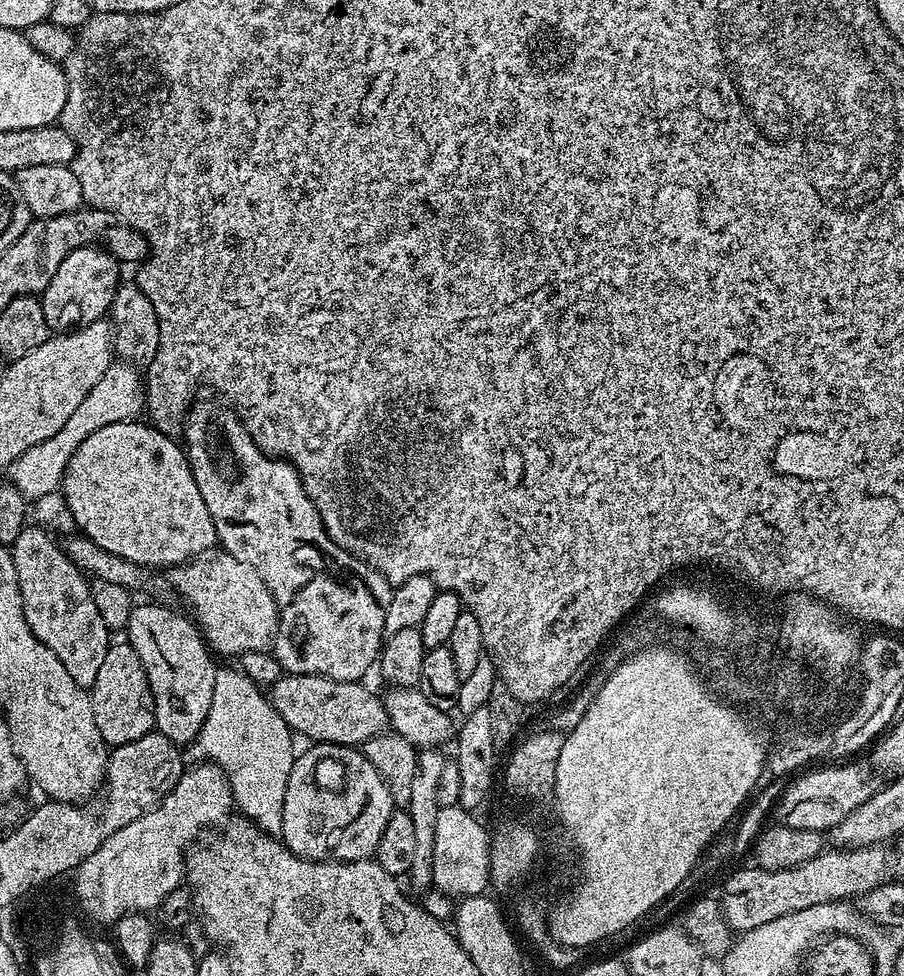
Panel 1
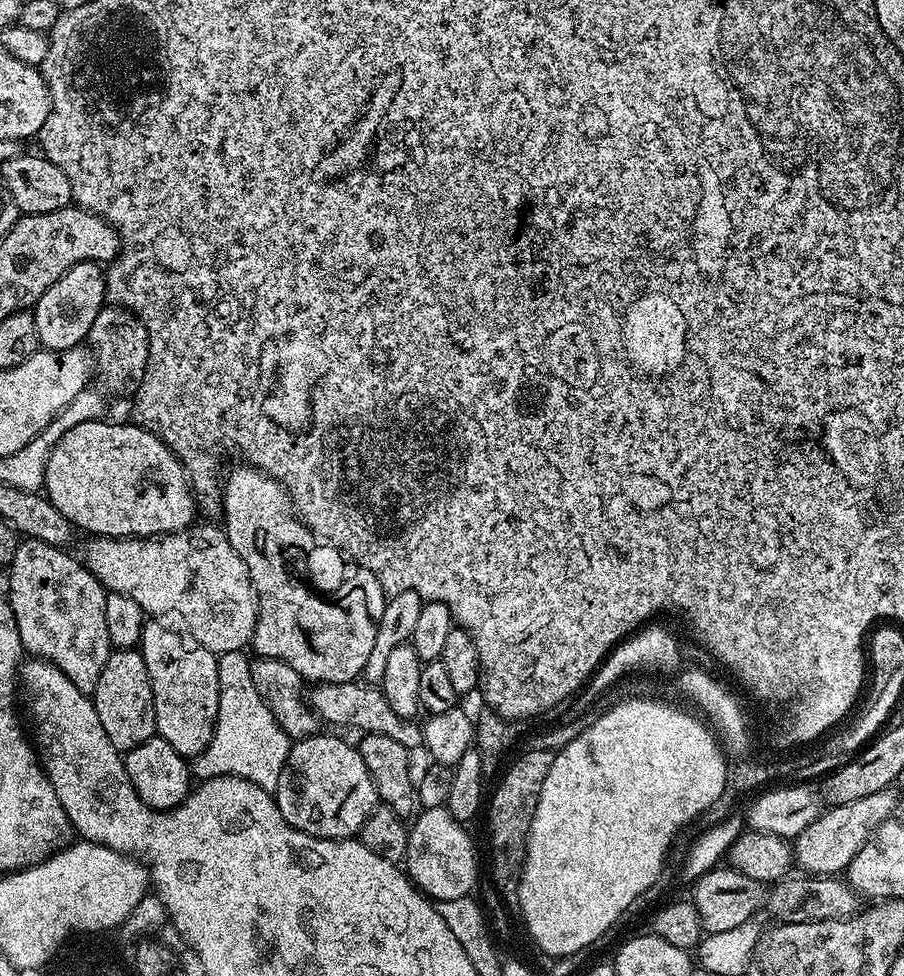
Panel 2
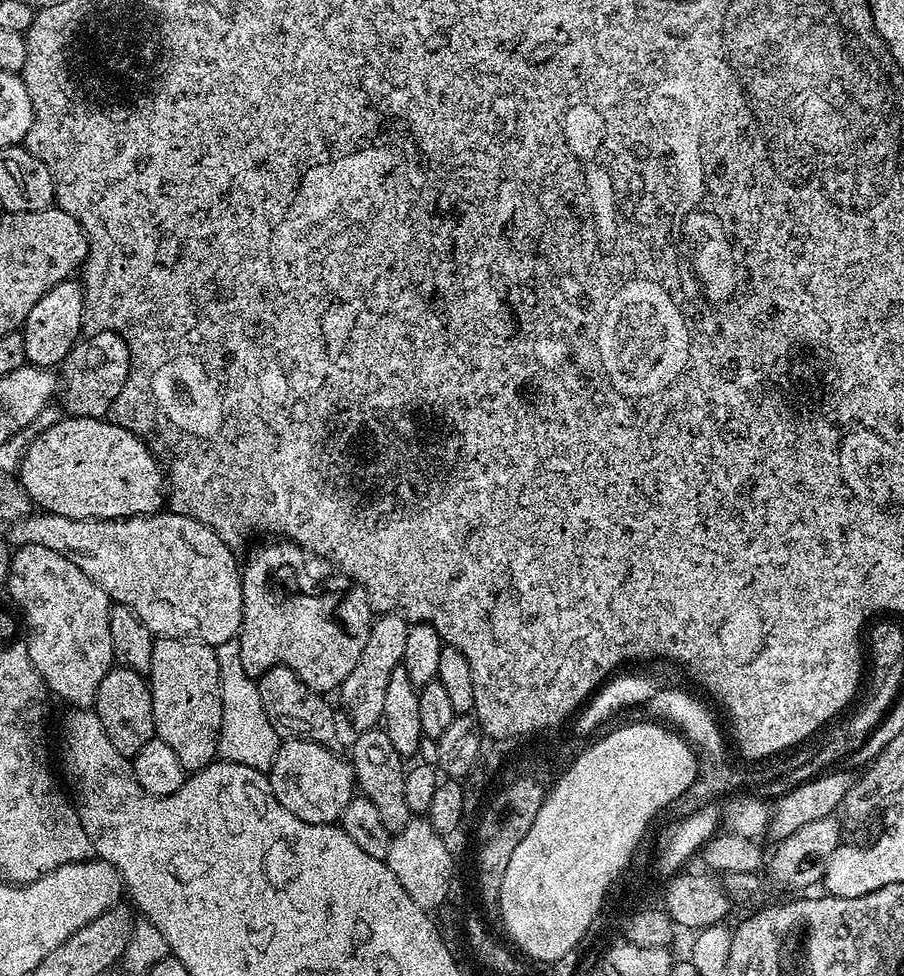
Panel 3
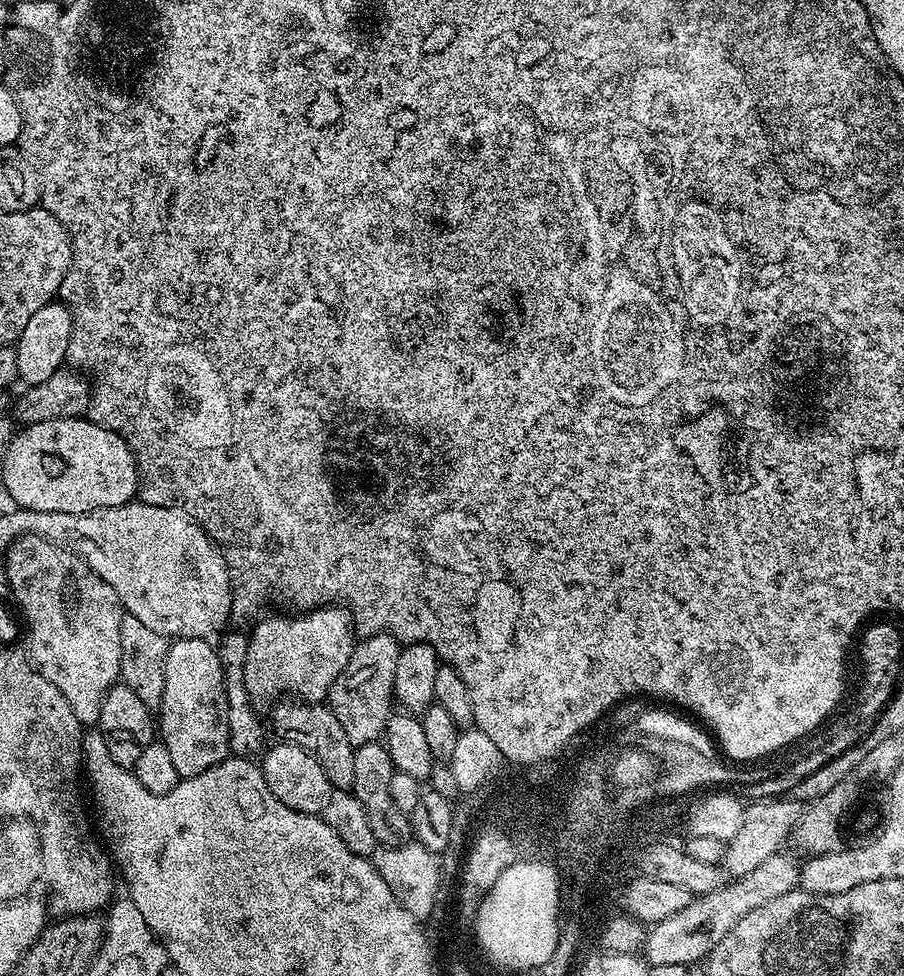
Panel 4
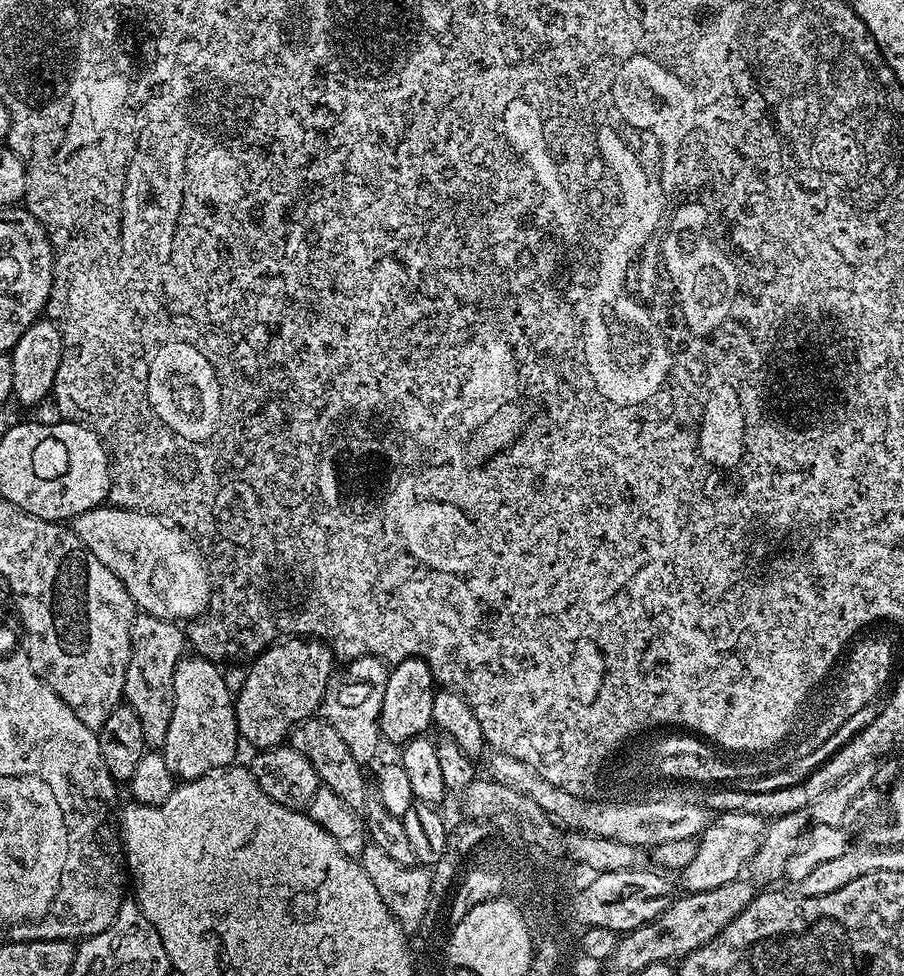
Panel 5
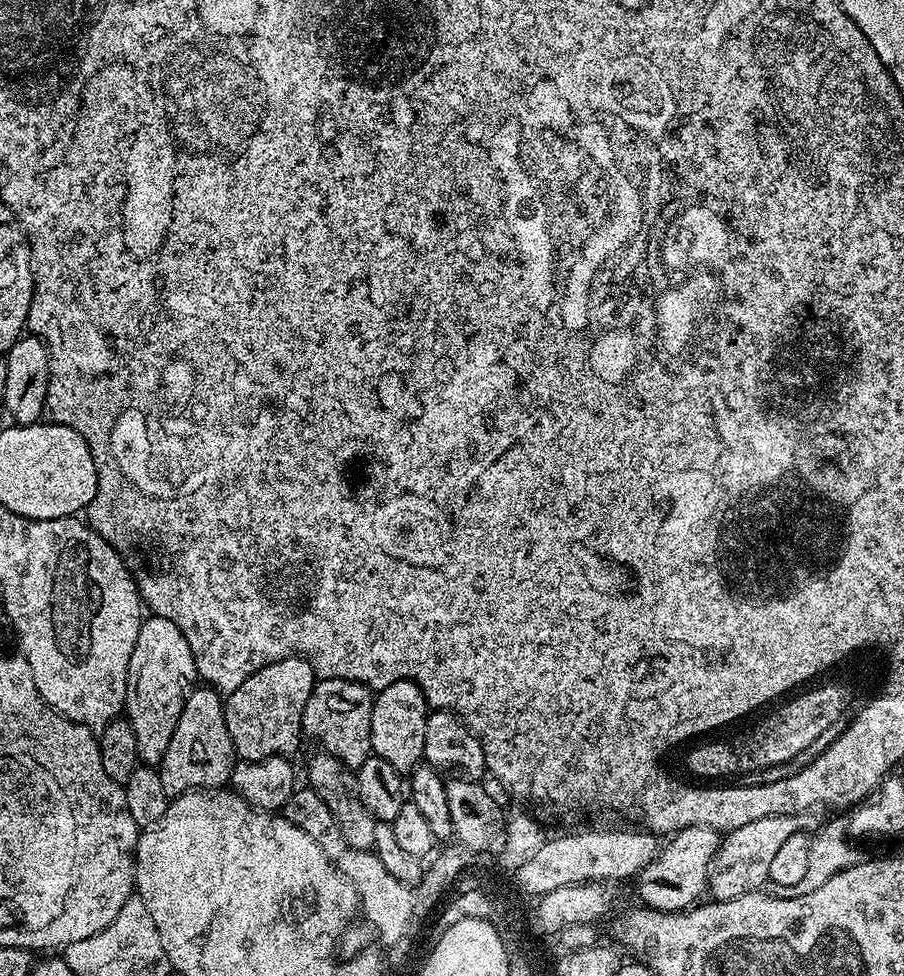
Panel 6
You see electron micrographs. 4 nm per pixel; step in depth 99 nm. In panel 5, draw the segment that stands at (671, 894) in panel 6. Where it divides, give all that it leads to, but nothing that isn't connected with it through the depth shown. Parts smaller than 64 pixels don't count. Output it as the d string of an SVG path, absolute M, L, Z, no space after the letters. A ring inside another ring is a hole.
M721 812L698 837L697 854L679 873L685 893L714 890L714 886L726 886L726 882L741 879L740 872L749 867L758 850L766 827L765 817L745 812Z

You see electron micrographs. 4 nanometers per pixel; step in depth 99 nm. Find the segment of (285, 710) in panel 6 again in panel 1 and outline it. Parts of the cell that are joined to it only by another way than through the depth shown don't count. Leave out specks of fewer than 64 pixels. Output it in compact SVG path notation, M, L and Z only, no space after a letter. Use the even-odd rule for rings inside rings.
M200 398L189 408L187 416L184 417L182 447L188 457L188 464L192 467L194 482L198 482L198 490L202 493L202 502L206 502L206 510L210 510L210 518L214 522L219 547L230 553L231 556L238 556L242 562L246 562L246 566L254 566L254 570L258 570L262 582L266 582L266 586L274 598L278 613L278 623L274 637L274 655L277 662L280 663L281 669L288 674L325 676L331 680L341 680L342 682L363 681L365 679L364 675L371 668L373 671L374 665L380 659L380 650L386 639L384 611L392 597L393 585L389 584L387 578L378 570L374 570L365 560L360 560L358 557L350 555L349 552L343 552L335 544L330 538L330 534L324 529L322 518L318 514L314 502L308 497L308 491L304 489L304 483L295 466L281 457L267 456L254 442L254 438L250 438L250 434L244 428L244 423L236 415L235 408L219 399L216 400Z

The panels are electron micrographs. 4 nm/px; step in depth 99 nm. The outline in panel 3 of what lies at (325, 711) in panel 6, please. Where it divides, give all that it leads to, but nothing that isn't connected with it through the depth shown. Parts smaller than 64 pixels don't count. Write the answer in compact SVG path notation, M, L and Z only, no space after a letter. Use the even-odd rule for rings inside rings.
M394 611L394 612L386 612L380 615L377 615L375 619L373 619L372 622L372 629L370 630L370 634L366 638L366 646L362 650L362 658L358 658L358 666L354 666L354 670L350 670L350 674L347 676L346 679L343 680L342 683L340 683L339 689L338 689L338 697L340 696L340 704L339 707L342 709L344 707L344 712L346 715L348 715L348 720L350 723L353 724L353 729L356 730L363 730L365 728L375 728L377 725L383 721L384 718L384 707L382 706L382 702L386 699L386 682L390 678L390 674L392 673L395 668L401 667L404 655L406 654L406 634L408 633L408 629L410 627L409 621L405 620L403 615L401 613Z

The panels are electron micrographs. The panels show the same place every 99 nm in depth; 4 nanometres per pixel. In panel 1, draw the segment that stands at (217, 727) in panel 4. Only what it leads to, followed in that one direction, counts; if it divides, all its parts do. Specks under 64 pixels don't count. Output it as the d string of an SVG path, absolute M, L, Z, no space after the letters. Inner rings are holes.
M140 602L133 607L126 629L126 642L138 654L154 694L155 731L170 742L187 746L202 730L214 698L214 676L218 667L199 627L179 616L172 606Z

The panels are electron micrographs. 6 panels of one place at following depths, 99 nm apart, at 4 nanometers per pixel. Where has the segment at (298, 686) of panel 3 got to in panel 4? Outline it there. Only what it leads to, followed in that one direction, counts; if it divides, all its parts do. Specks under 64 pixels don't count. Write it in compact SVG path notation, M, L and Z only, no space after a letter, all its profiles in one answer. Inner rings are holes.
M284 698L271 705L272 728L276 731L277 741L304 748L326 770L326 778L330 778L333 789L351 789L354 782L355 747L346 738L346 730L342 730L338 718L334 718L332 709L327 703L310 704L299 698Z

